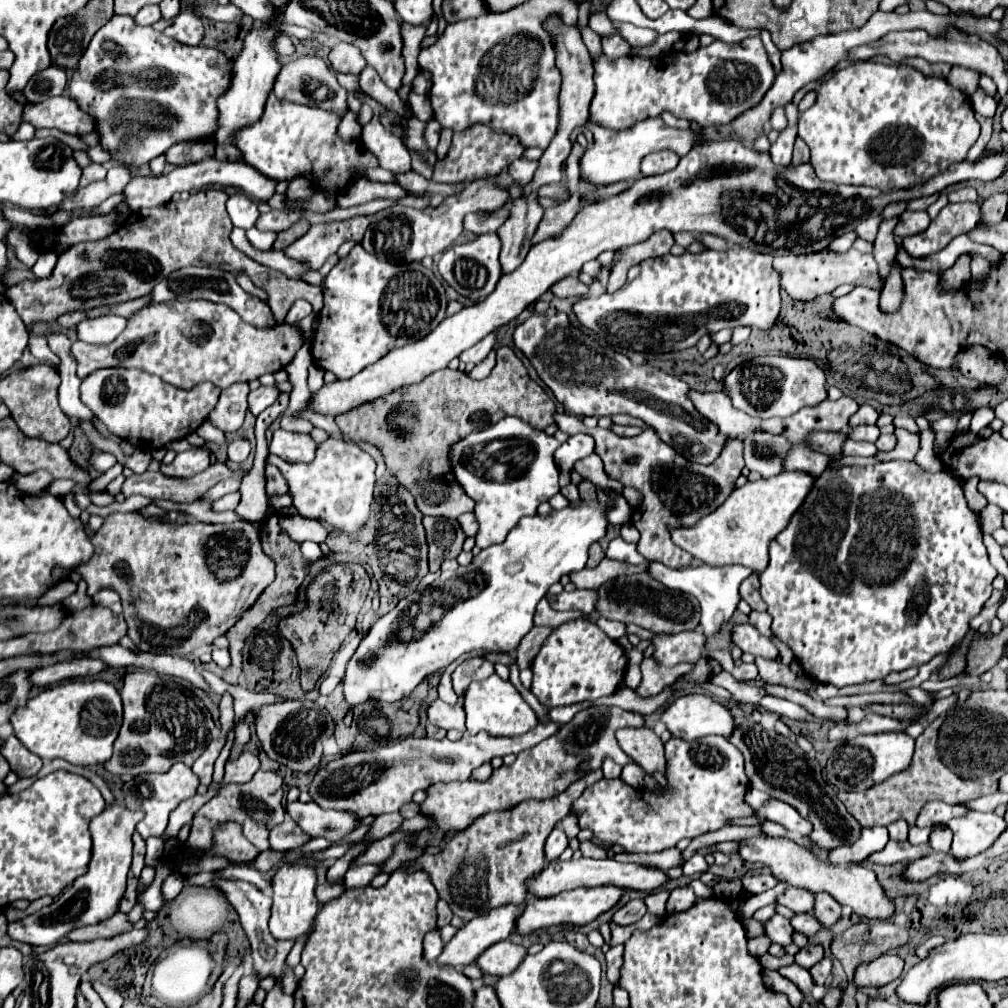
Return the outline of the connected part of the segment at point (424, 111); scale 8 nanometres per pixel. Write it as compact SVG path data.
M413 90L409 92L409 96L407 96L407 102L409 102L409 106L413 108L413 112L415 112L415 118L419 118L419 120L431 120L433 118L433 110L431 110L431 102L429 102L429 98L427 96L419 96L419 94L415 94Z

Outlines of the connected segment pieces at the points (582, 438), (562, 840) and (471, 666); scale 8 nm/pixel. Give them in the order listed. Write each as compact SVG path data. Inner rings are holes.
M589 434L569 436L557 450L555 450L555 464L559 464L561 472L571 472L573 464L585 456L589 456L595 448L595 440Z
M555 828L545 842L545 860L549 862L553 858L559 858L565 848L567 848L567 836L561 828Z
M467 658L451 674L453 688L455 688L457 696L461 696L465 692L465 688L471 684L471 680L483 680L491 674L493 674L493 664L491 662L487 662L483 658Z

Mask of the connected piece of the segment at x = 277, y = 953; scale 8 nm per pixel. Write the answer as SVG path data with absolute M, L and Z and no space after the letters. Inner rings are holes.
M217 880L219 888L223 890L225 898L233 904L233 908L237 910L239 918L241 918L241 926L249 938L249 944L251 944L251 958L253 958L253 972L259 976L259 978L275 978L275 982L281 984L283 992L285 994L293 994L295 988L297 988L297 980L295 980L295 974L293 970L285 964L287 960L287 954L293 946L293 940L285 940L285 942L279 942L271 936L269 932L269 918L271 918L271 898L265 898L265 894L261 890L257 890L253 884L249 882L235 882L235 880Z

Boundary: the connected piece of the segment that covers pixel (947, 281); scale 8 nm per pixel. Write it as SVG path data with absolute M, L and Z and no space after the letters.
M961 254L957 258L957 262L949 270L945 270L941 274L941 288L957 290L963 284L967 284L969 278L971 278L971 272L969 272L969 254Z

